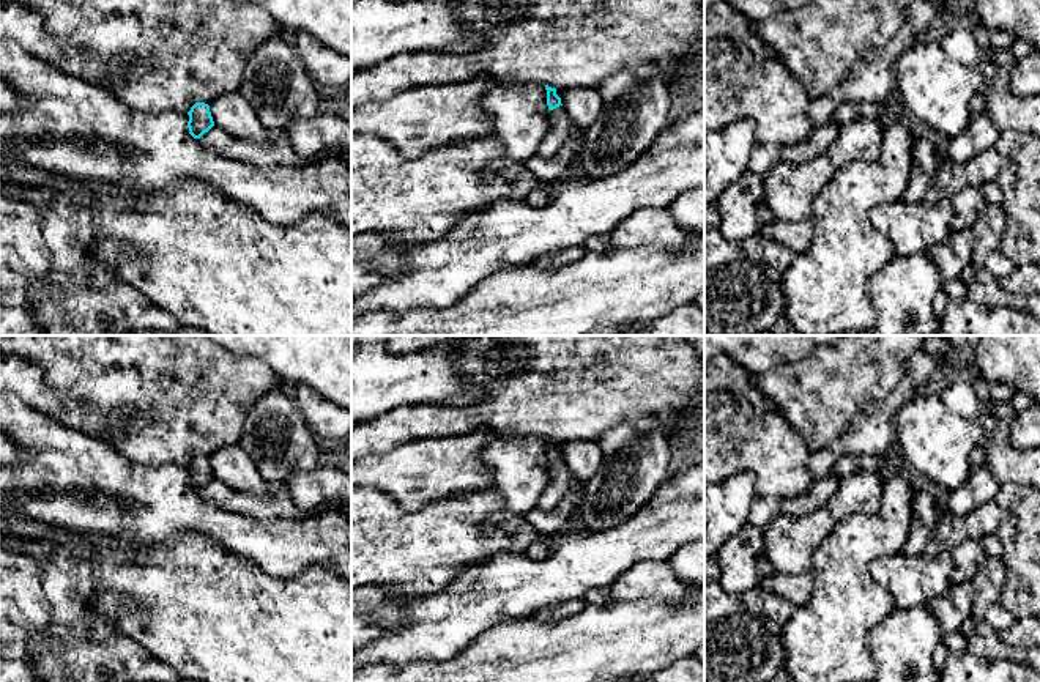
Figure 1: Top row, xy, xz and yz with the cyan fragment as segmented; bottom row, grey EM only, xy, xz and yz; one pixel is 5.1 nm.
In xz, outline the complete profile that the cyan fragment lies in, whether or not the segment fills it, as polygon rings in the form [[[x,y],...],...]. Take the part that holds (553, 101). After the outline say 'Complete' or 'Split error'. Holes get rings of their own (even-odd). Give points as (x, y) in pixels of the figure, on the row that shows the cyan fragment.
[[[545,85],[547,106],[550,115],[550,129],[540,145],[537,146],[537,156],[544,159],[553,158],[566,145],[570,135],[570,117],[561,104],[561,98],[556,95],[556,88]]]. Split error

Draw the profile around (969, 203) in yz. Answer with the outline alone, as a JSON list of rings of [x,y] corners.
[[[964,187],[950,197],[953,206],[952,232],[972,228],[990,206],[982,187]]]

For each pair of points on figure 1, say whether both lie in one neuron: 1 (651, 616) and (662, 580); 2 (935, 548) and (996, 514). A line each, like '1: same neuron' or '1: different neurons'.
1: different neurons
2: same neuron

